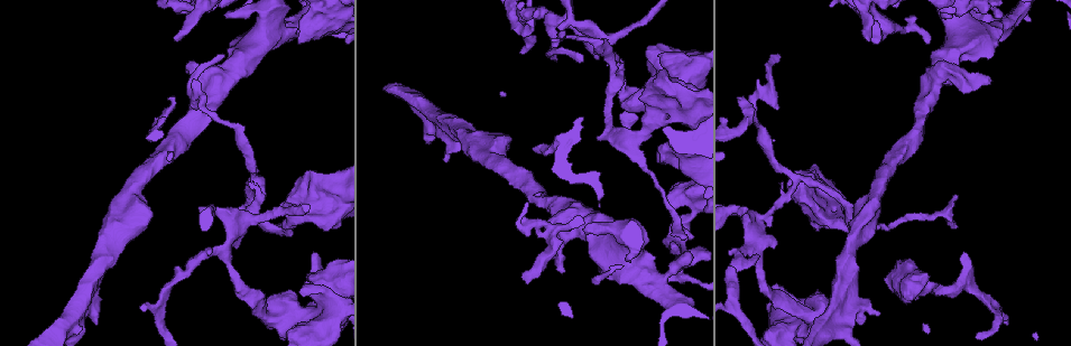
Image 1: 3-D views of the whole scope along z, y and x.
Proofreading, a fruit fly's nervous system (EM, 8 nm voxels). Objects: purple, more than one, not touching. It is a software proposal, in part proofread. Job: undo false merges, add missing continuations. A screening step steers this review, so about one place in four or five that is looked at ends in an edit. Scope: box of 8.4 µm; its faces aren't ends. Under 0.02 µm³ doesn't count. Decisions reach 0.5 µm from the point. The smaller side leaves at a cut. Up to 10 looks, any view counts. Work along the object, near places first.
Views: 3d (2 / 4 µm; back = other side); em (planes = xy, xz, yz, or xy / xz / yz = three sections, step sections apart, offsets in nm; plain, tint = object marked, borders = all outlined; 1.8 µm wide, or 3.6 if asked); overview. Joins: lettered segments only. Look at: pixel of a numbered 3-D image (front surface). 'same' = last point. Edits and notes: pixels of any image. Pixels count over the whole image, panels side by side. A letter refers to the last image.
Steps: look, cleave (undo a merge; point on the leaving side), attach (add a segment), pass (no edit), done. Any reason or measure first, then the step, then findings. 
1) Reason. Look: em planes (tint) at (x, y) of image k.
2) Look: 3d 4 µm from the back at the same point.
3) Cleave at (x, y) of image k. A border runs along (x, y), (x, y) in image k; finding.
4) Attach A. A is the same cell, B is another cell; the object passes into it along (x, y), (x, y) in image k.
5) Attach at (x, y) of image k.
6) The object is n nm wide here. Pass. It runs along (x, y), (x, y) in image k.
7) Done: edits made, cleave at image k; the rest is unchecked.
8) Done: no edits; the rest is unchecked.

Branch stops here. Look: em xz step 8 (tint) at (1031, 20) of image 1.

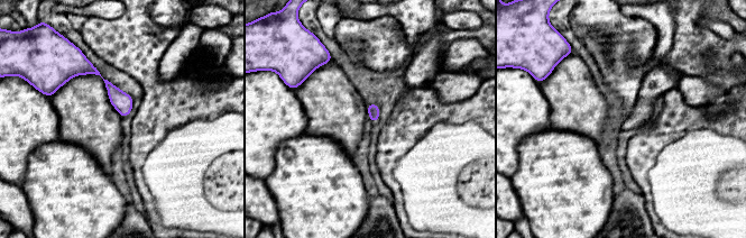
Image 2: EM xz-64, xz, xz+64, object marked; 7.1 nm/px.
Look: em planes (borders) at the same point.

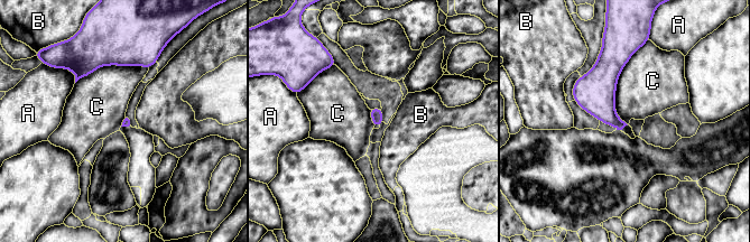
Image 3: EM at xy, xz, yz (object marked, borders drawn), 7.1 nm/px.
The longest contact is with C, 550 nm. Pass. A, B and C are other cells; no lettered segment goes on from it.

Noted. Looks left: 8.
Look: em 3.6 µm xz step 8 (tint) at (762, 219) of image 1.

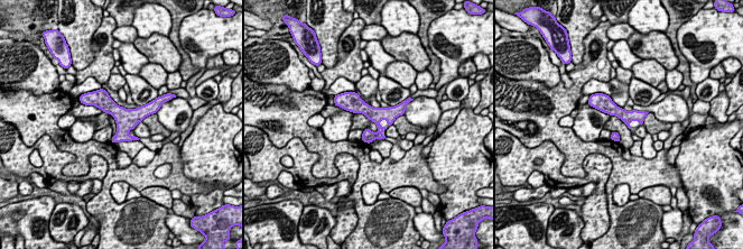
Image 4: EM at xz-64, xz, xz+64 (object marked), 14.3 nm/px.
Look: em 3.6 µm planes (borders) at the same point.

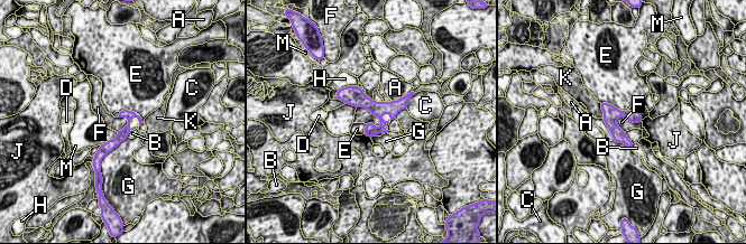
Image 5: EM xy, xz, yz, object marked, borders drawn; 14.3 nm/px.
The longest contact is with F, 440 nm. Pass. A, B, C, D, E, F, G, H, J, K and M are other cells; a border runs along (357, 106), (367, 109), (380, 125) in image 5; continuous, no second neuron.

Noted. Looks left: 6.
An open end. Look: em yz step 8 (borders) at (965, 254) of image 1.

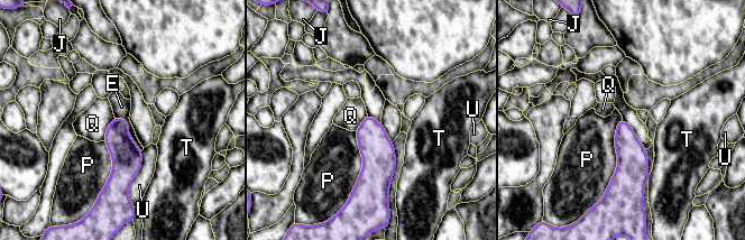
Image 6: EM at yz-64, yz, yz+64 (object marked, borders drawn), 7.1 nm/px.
Look: em planes (borders) at the same point.

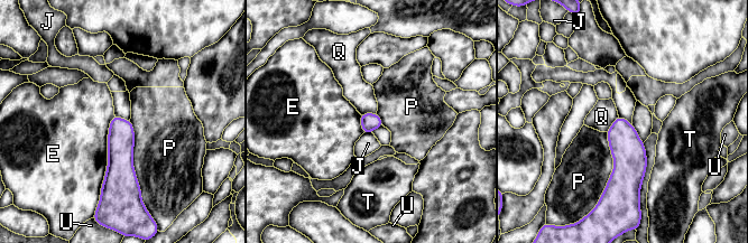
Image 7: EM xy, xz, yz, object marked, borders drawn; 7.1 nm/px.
Pass. E, J, P, Q, T and U are other cells; a border runs along (376, 112), (362, 112), (360, 114) in image 7; none of them fits.

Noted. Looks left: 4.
Branch stops here. Look: 3d 2 µm at (176, 40) of image 1.

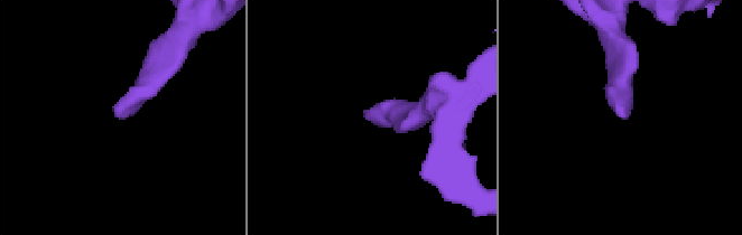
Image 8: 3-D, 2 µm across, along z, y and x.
Look: em planes (borders) at (621, 118) of image 8.

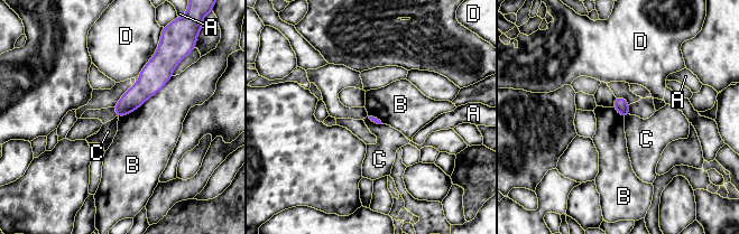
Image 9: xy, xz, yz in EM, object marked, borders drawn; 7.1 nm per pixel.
Pass. A, B, C and D are other cells; a border runs along (173, 76), (137, 109), (118, 118) in image 9; none of them fits.

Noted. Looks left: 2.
Done: no edits; the rest is unchecked.

